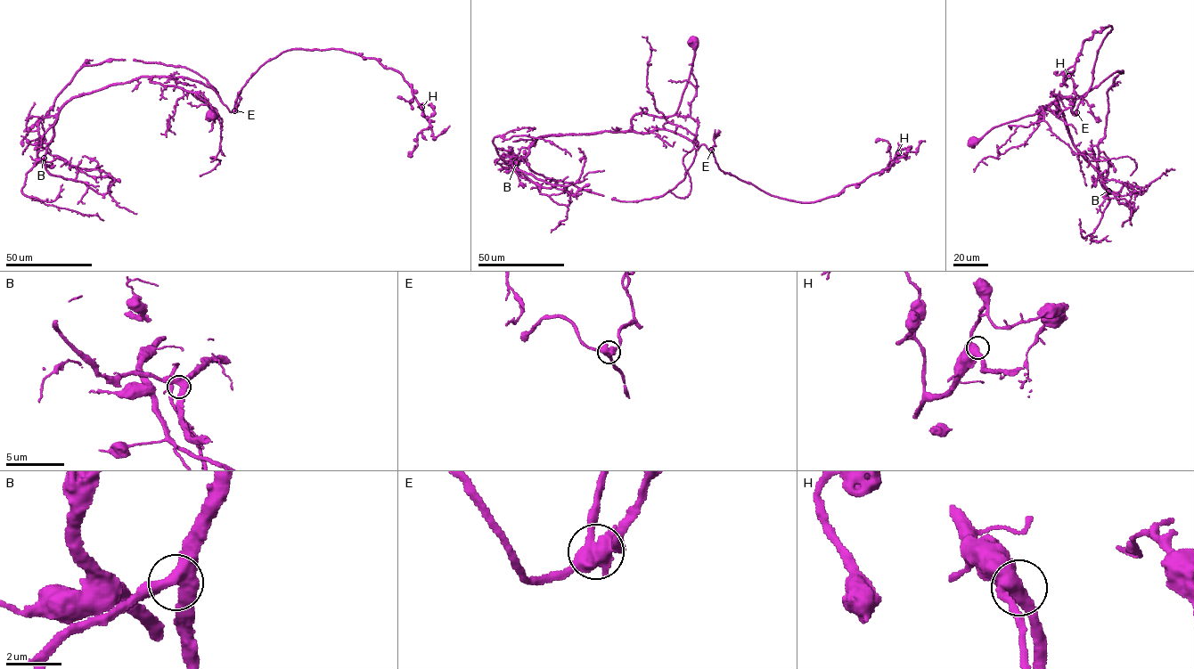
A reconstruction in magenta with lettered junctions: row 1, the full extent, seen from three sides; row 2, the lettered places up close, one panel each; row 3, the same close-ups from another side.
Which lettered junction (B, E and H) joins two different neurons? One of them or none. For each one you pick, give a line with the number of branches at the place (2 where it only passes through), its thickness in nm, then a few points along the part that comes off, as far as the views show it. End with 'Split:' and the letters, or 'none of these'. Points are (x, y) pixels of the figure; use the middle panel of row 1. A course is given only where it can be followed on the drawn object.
E: branches 3; calibre 500 nm; course (711, 150), (715, 145), (714, 135), (719, 131)
Split: E

